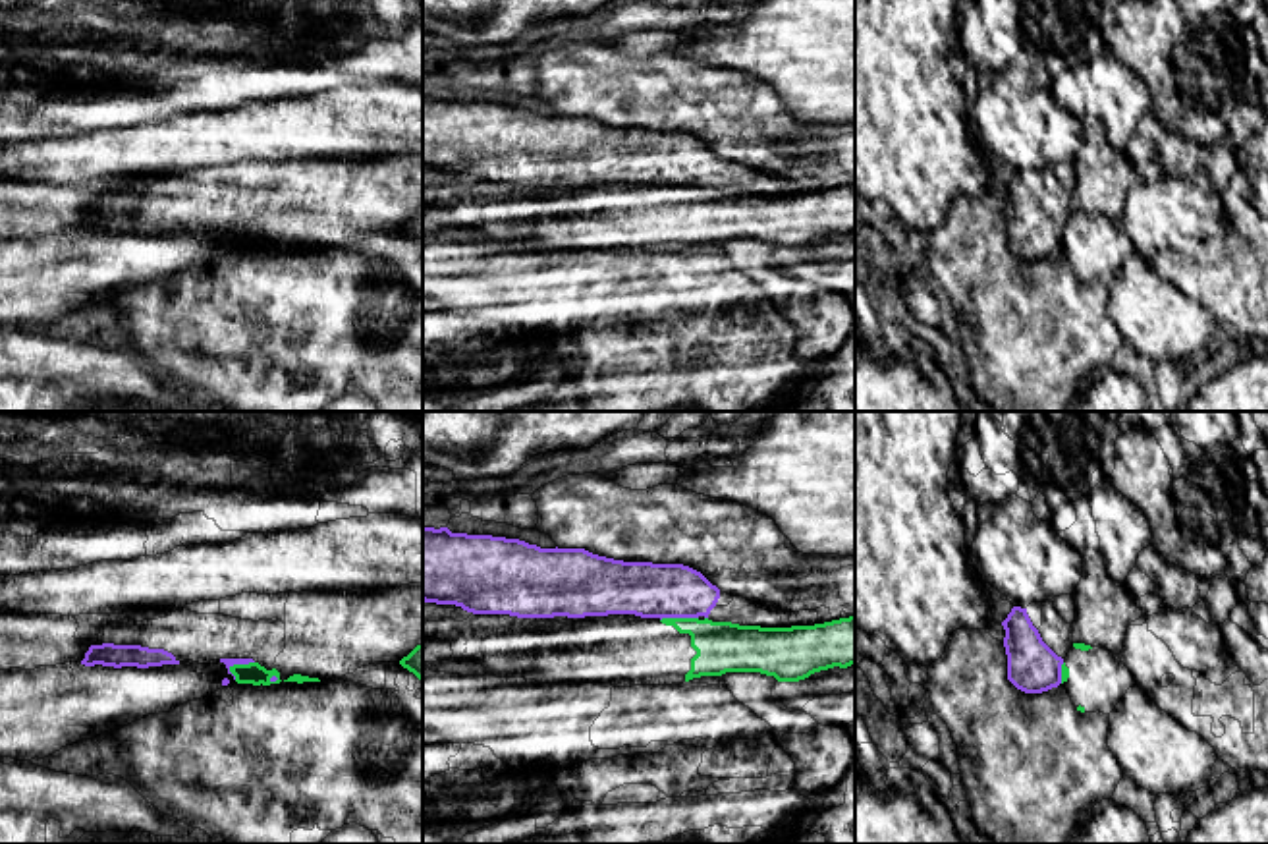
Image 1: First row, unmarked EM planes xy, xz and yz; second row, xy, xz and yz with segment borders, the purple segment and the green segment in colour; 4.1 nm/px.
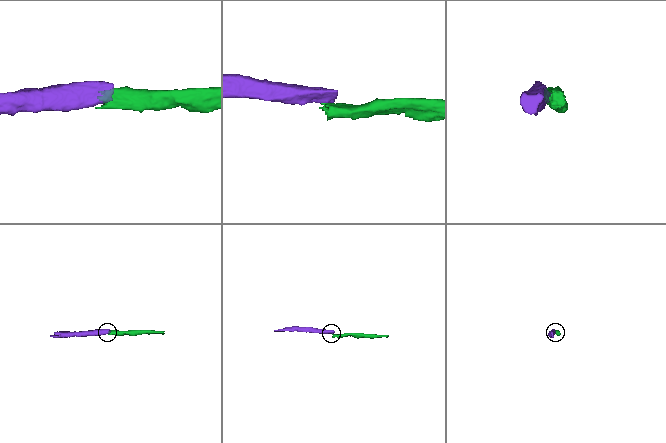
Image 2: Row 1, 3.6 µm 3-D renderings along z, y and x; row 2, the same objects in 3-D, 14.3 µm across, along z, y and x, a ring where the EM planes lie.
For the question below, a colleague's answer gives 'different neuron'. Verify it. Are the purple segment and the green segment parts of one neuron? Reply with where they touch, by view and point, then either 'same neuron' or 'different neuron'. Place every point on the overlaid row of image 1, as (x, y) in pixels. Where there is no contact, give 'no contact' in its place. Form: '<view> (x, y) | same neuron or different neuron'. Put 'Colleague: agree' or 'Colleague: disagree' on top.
Colleague: agree
xz (678, 617) | different neuron

